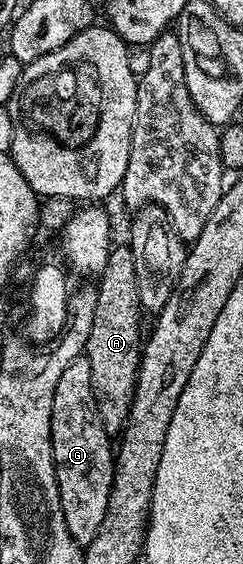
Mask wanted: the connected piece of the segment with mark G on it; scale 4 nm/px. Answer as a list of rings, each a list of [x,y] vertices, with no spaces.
[[[84,356],[71,360],[63,376],[59,376],[59,384],[55,387],[55,400],[51,404],[51,448],[63,520],[67,520],[67,532],[71,532],[77,545],[82,548],[95,540],[99,524],[103,524],[103,516],[107,512],[115,469],[115,450],[112,445],[109,447],[109,442],[111,435],[103,428],[103,420],[99,420],[99,408],[95,404],[95,392],[91,388],[91,364]]]

